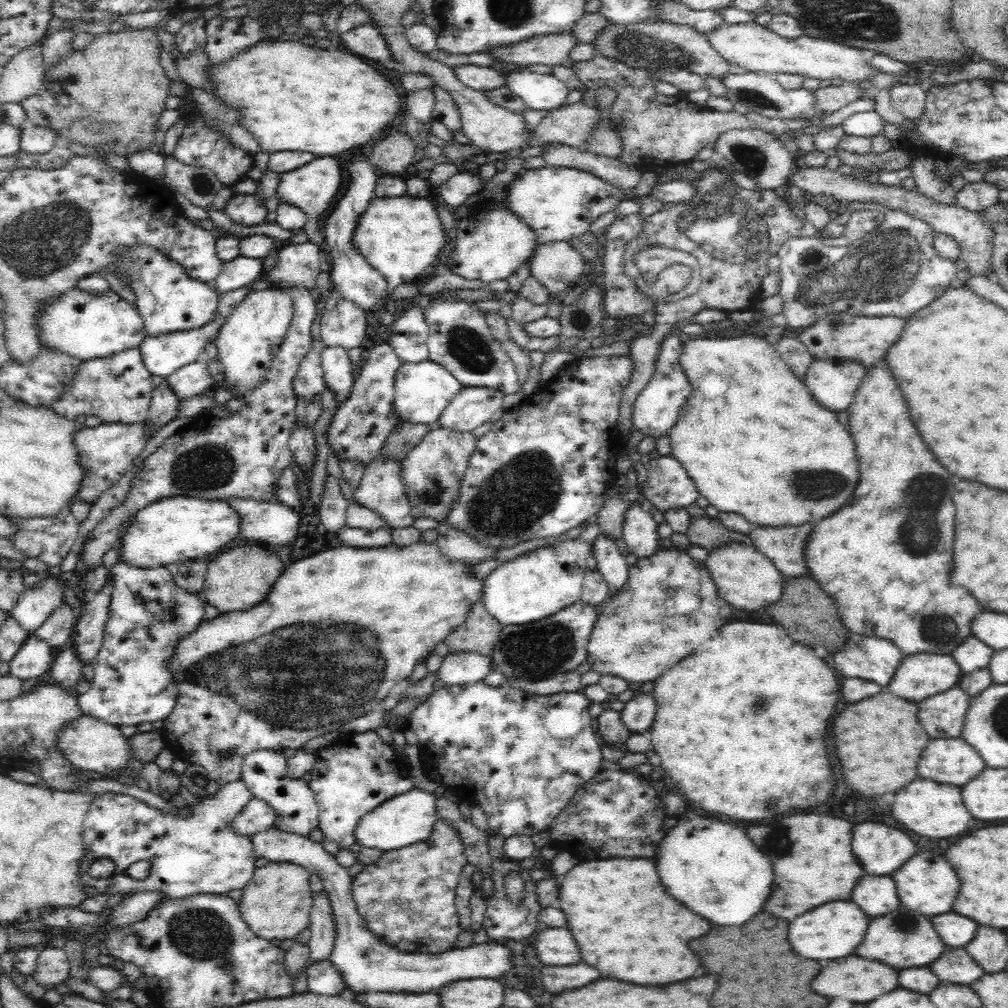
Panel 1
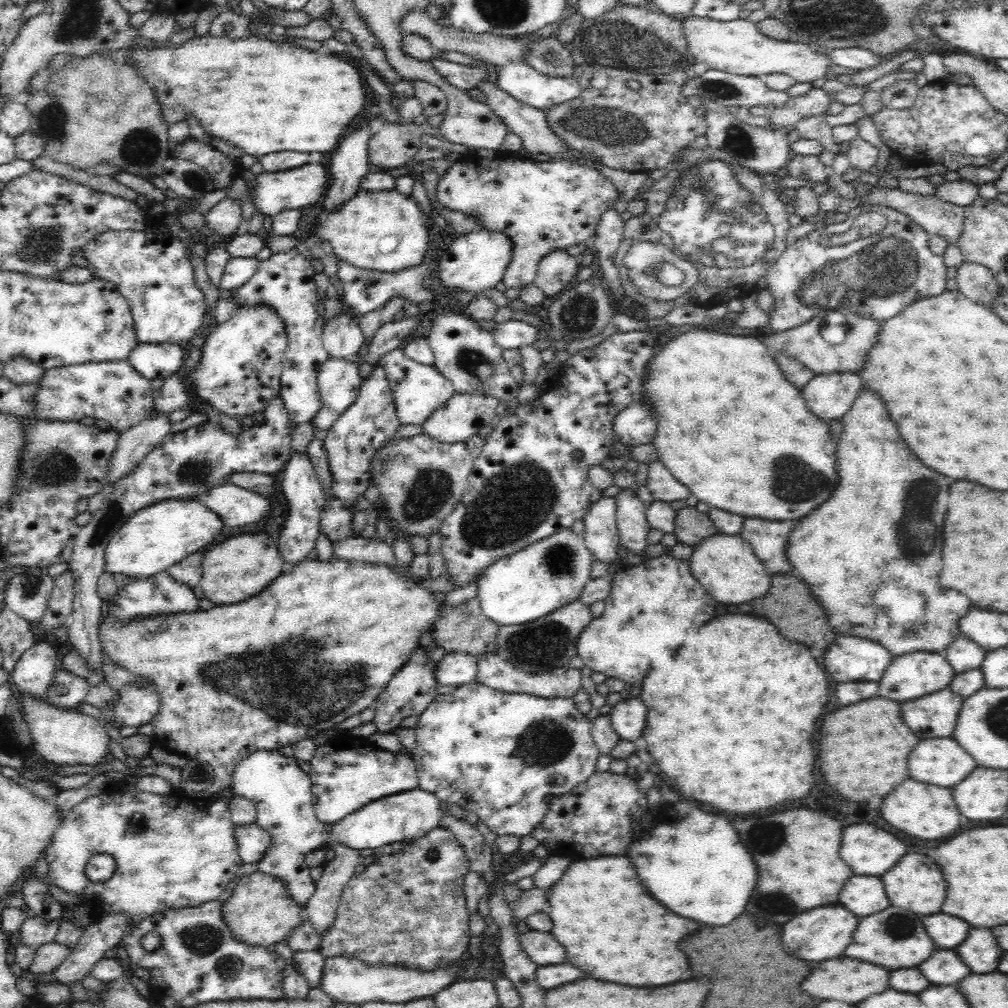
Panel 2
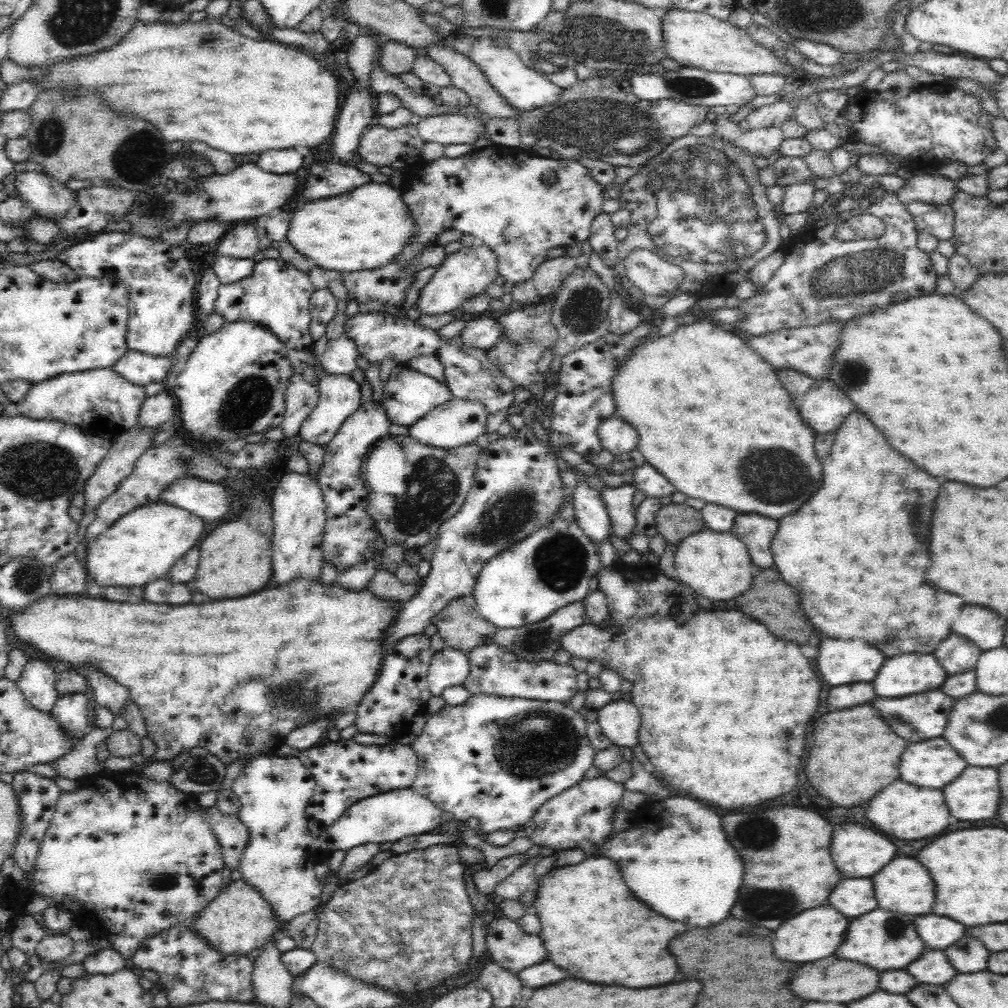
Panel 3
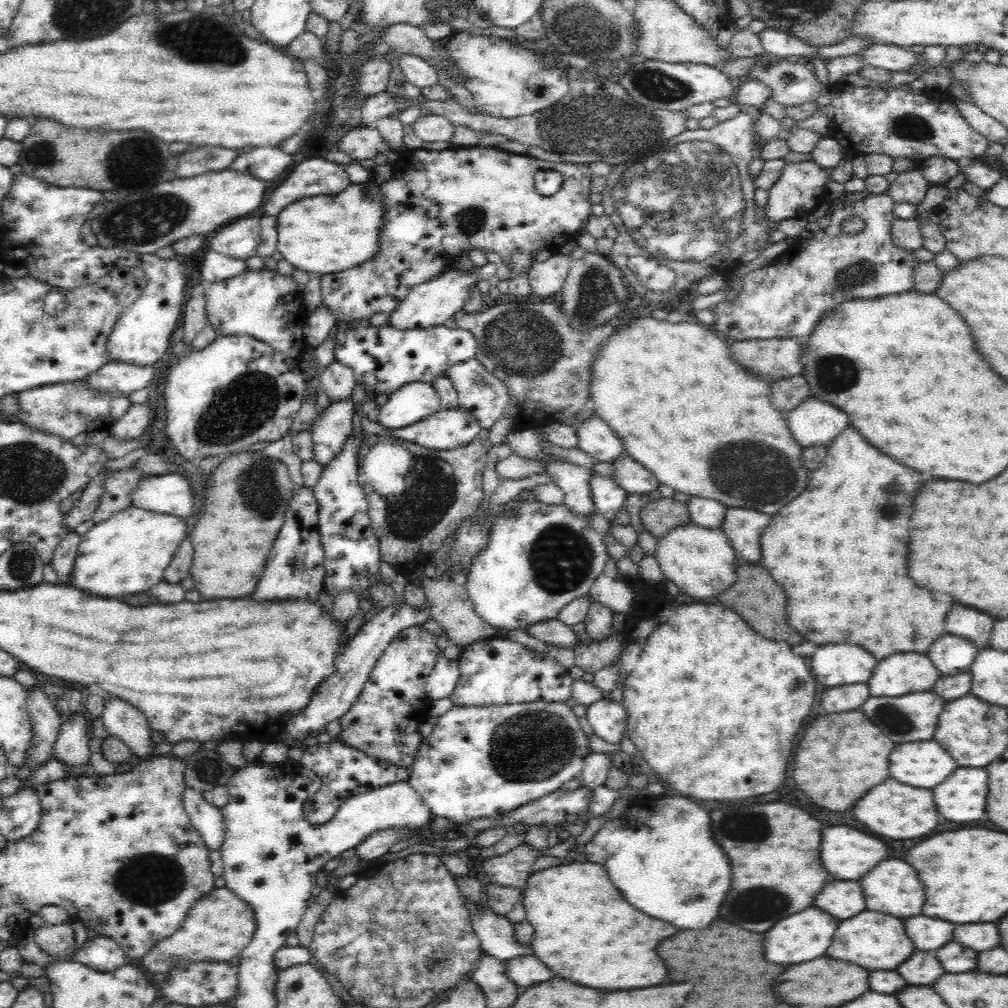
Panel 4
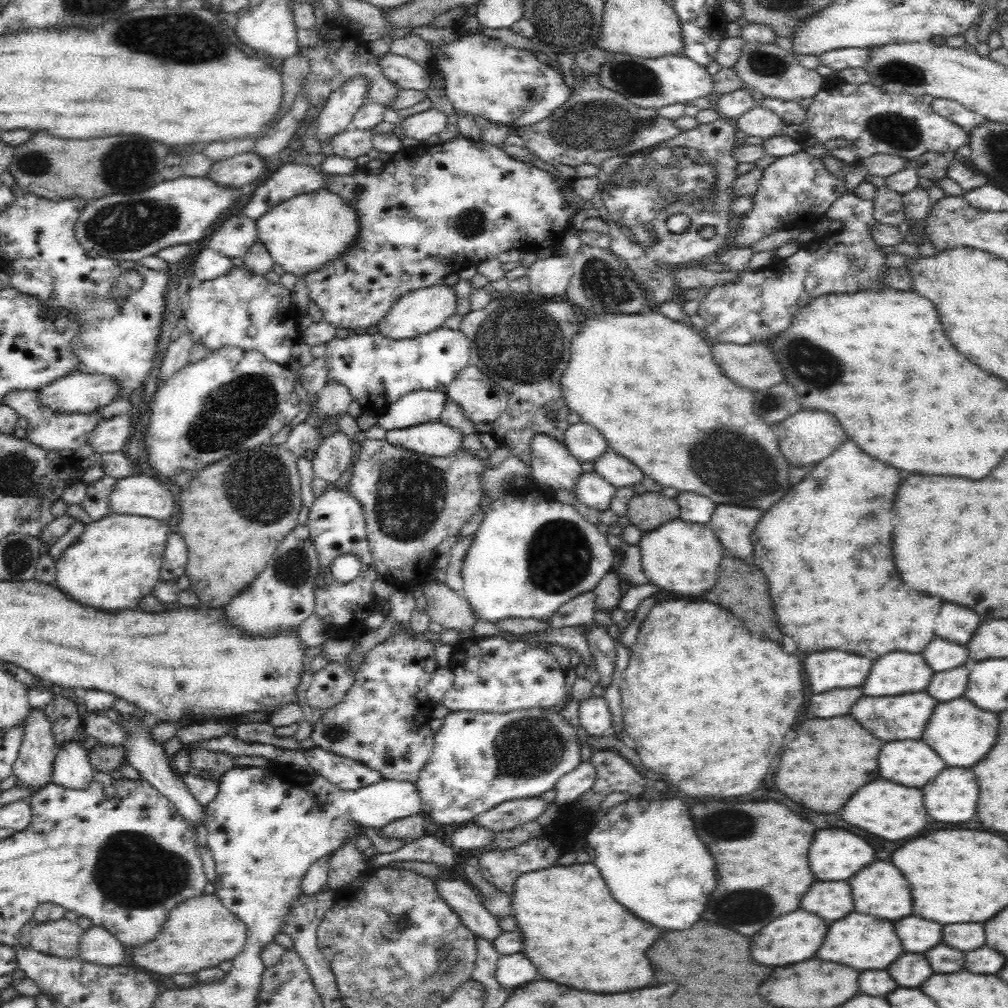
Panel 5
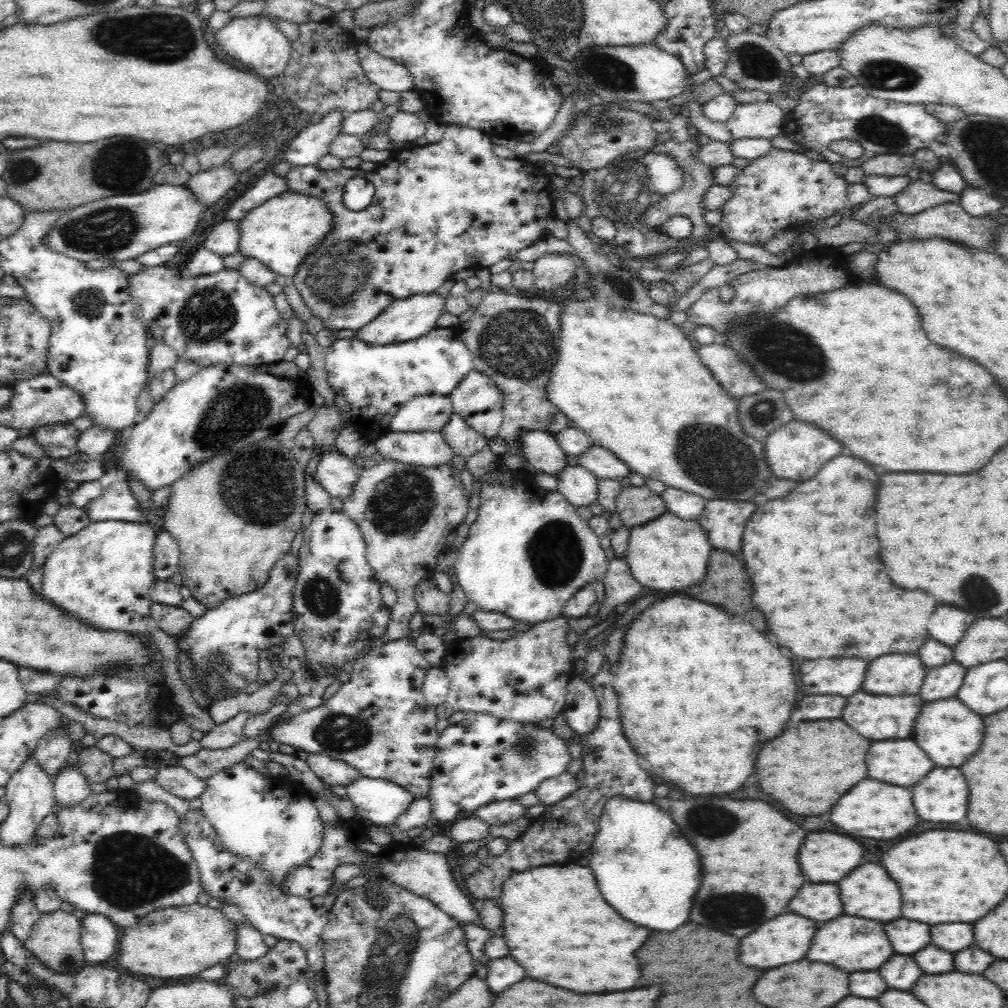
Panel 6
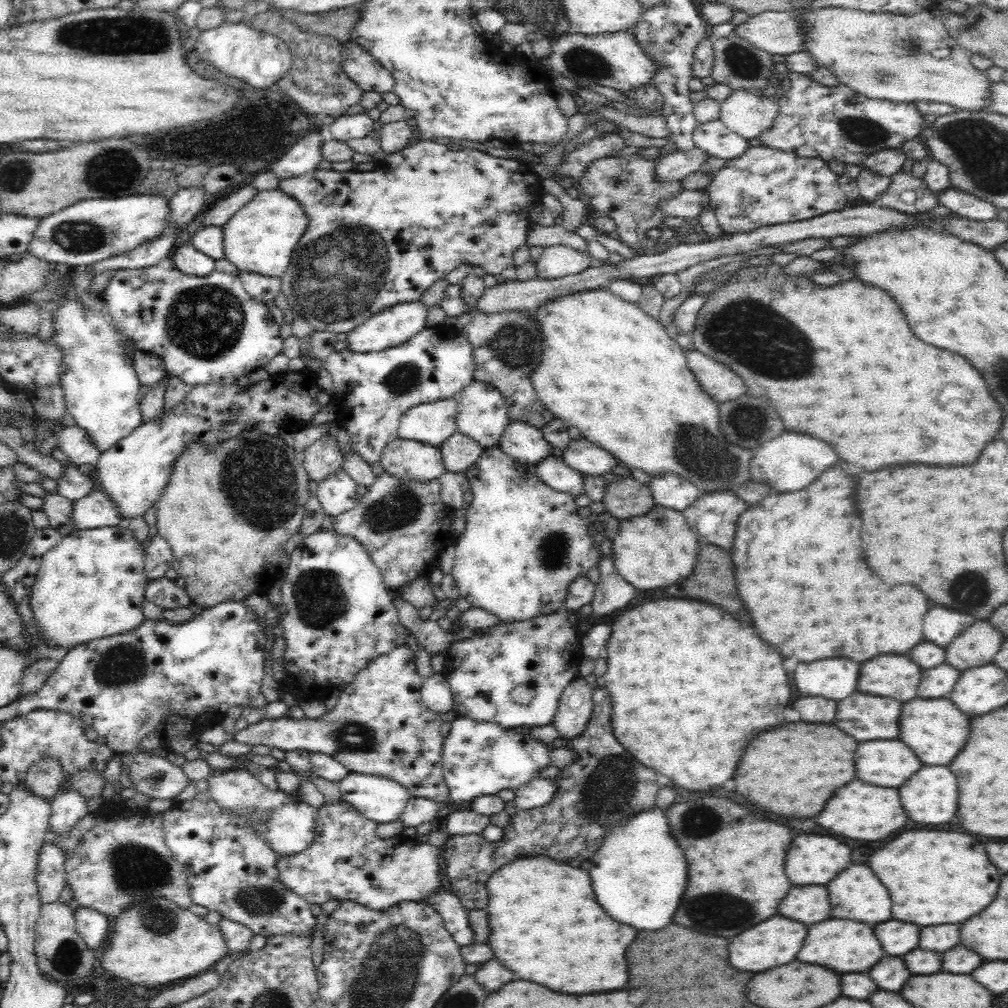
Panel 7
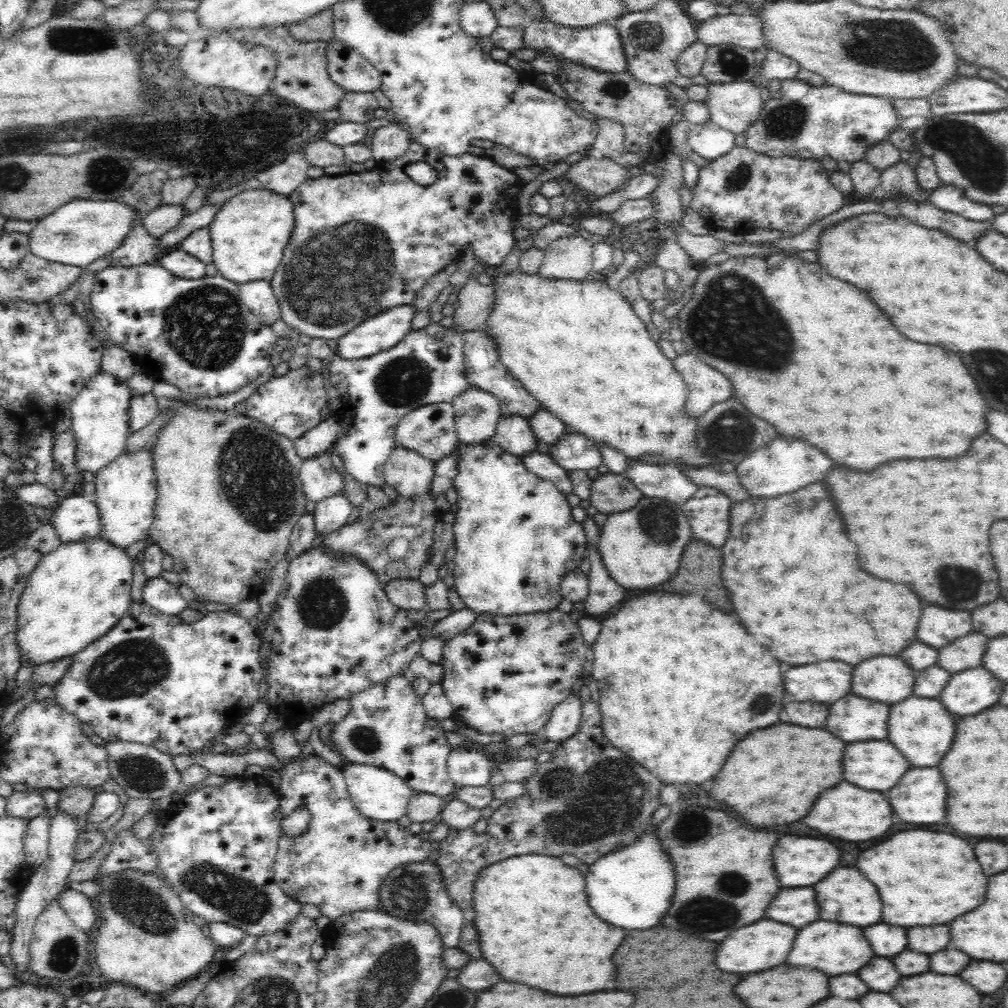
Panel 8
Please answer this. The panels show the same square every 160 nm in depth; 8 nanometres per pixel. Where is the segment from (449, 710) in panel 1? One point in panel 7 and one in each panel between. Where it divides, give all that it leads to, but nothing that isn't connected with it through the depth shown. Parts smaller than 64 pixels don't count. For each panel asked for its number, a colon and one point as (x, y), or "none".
2: (467, 753)
3: (491, 761)
4: (479, 761)
5: (479, 759)
6: (480, 759)
7: (479, 758)

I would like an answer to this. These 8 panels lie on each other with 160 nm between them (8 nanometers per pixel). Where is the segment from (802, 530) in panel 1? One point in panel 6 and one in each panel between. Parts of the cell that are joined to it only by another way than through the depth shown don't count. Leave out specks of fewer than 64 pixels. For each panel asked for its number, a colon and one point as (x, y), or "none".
2: (767, 538)
3: (756, 531)
4: (743, 527)
5: (732, 524)
6: (723, 521)

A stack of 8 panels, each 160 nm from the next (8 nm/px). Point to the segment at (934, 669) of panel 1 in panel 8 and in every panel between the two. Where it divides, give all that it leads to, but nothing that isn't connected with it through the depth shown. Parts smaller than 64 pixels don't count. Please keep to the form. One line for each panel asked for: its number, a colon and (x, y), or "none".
2: (910, 676)
3: (908, 674)
4: (900, 674)
5: (898, 672)
6: (895, 675)
7: (896, 677)
8: (886, 679)

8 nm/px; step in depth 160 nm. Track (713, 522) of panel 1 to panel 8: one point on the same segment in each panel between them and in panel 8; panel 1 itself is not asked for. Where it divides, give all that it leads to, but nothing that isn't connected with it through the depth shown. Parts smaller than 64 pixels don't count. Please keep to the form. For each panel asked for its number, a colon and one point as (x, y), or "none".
2: (690, 525)
3: (674, 521)
4: (659, 516)
5: (647, 511)
6: (635, 505)
7: (624, 497)
8: (610, 493)

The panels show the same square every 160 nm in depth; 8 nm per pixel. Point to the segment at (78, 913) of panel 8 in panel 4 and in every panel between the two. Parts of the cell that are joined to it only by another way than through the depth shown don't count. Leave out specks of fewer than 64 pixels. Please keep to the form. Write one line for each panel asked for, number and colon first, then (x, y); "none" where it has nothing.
4: (102, 953)
5: (98, 945)
6: (98, 934)
7: (93, 927)

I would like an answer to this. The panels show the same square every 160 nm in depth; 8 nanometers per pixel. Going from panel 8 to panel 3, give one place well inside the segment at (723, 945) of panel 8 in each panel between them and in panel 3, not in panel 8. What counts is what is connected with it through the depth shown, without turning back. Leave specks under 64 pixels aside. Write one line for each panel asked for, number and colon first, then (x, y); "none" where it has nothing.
3: (814, 934)
4: (806, 935)
5: (793, 938)
6: (784, 939)
7: (774, 942)

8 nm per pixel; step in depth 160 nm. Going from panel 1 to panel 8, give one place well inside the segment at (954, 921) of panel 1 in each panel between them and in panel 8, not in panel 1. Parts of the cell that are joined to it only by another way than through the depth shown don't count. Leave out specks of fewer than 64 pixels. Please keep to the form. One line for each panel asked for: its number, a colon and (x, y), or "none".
2: (947, 932)
3: (937, 932)
4: (927, 933)
5: (917, 935)
6: (907, 937)
7: (897, 938)
8: (885, 940)

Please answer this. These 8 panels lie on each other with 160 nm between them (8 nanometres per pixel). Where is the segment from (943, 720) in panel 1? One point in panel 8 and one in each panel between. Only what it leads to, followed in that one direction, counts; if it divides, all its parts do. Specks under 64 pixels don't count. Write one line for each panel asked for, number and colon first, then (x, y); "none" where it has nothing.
2: (933, 716)
3: (921, 717)
4: (909, 718)
5: (889, 718)
6: (875, 717)
7: (864, 717)
8: (852, 719)

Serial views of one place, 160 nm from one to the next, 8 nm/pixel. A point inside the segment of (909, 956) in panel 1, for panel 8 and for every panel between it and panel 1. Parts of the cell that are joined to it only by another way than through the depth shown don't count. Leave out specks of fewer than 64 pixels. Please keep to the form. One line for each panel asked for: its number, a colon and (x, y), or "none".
2: (894, 938)
3: (886, 941)
4: (875, 941)
5: (864, 942)
6: (853, 944)
7: (844, 946)
8: (834, 949)

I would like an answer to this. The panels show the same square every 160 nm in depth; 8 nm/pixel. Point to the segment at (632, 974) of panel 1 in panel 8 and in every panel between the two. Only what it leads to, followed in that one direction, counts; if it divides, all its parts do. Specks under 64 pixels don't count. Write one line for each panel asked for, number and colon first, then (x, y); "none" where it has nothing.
2: (611, 929)
3: (592, 927)
4: (583, 930)
5: (574, 933)
6: (557, 926)
7: (545, 926)
8: (535, 927)

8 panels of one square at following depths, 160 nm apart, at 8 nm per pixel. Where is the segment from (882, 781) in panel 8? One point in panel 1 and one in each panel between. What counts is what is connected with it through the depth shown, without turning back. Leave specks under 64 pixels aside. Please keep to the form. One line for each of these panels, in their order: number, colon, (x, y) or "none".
1: (952, 761)
2: (942, 762)
3: (933, 763)
4: (920, 764)
5: (910, 762)
6: (901, 762)
7: (887, 763)

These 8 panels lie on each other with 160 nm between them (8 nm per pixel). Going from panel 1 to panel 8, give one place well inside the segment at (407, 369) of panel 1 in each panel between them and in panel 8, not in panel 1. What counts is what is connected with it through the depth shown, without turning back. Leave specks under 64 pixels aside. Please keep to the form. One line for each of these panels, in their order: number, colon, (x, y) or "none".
2: (417, 390)
3: (408, 395)
4: (415, 401)
5: (420, 407)
6: (425, 413)
7: (432, 423)
8: (429, 431)

